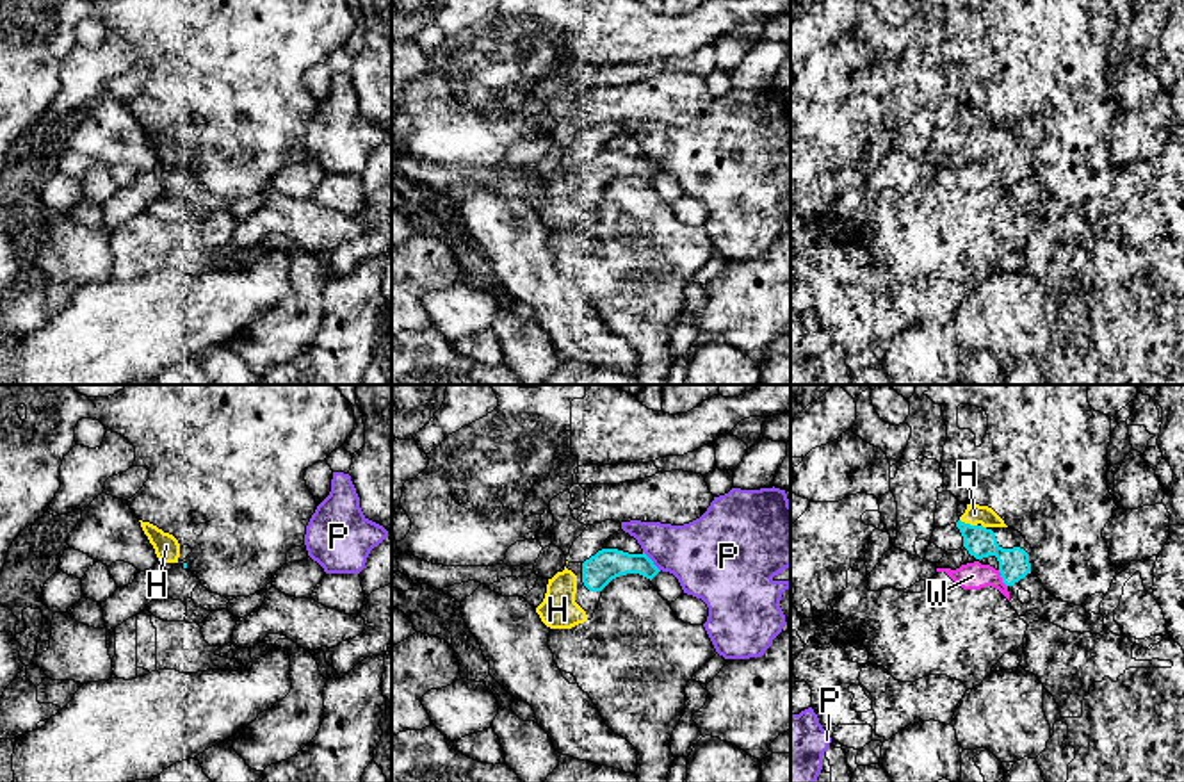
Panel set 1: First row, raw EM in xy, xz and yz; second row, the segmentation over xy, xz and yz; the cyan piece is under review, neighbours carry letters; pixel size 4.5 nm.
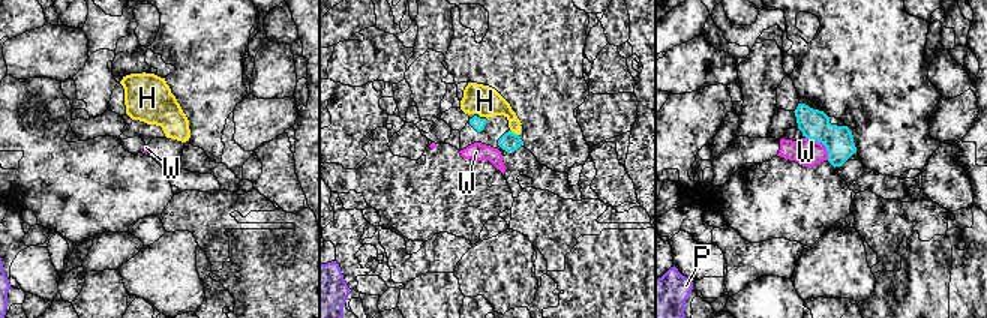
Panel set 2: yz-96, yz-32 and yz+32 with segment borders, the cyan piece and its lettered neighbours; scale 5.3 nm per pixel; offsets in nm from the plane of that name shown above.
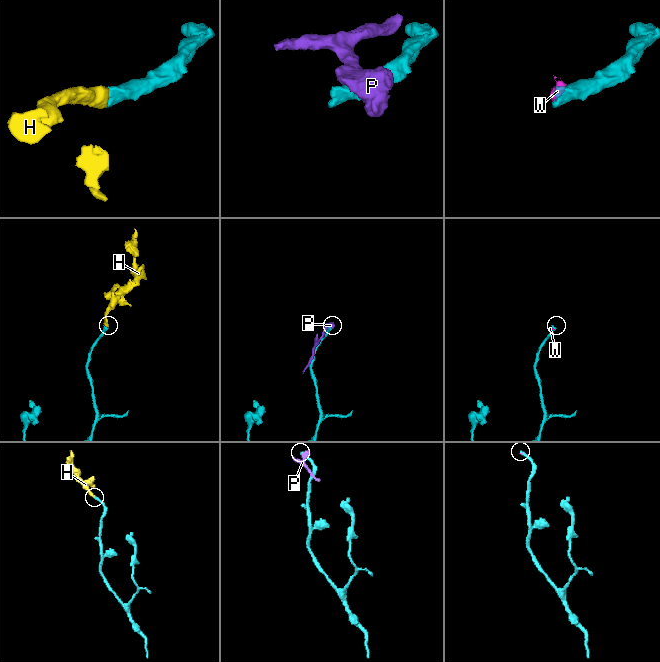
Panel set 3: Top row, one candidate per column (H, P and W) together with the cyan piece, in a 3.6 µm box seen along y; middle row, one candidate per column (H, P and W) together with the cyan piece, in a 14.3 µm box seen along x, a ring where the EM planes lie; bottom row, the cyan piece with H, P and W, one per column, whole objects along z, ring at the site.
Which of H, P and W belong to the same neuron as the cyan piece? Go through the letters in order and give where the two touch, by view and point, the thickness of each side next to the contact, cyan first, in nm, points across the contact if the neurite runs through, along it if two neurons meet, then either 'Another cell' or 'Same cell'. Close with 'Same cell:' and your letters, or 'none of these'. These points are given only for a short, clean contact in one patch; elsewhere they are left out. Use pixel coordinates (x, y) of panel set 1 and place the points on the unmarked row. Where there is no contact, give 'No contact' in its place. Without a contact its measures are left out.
H: Touches cyan at yz (969, 125). Thickness 140 nm (cyan) against 90 nm. Same cell
P: Touches cyan at xz (652, 162). Thickness 150 nm (cyan) against 340 nm. Another cell
W: Touches cyan at yz (1003, 180). Thickness 140 nm (cyan) against 130 nm. Another cell
Same cell: H

